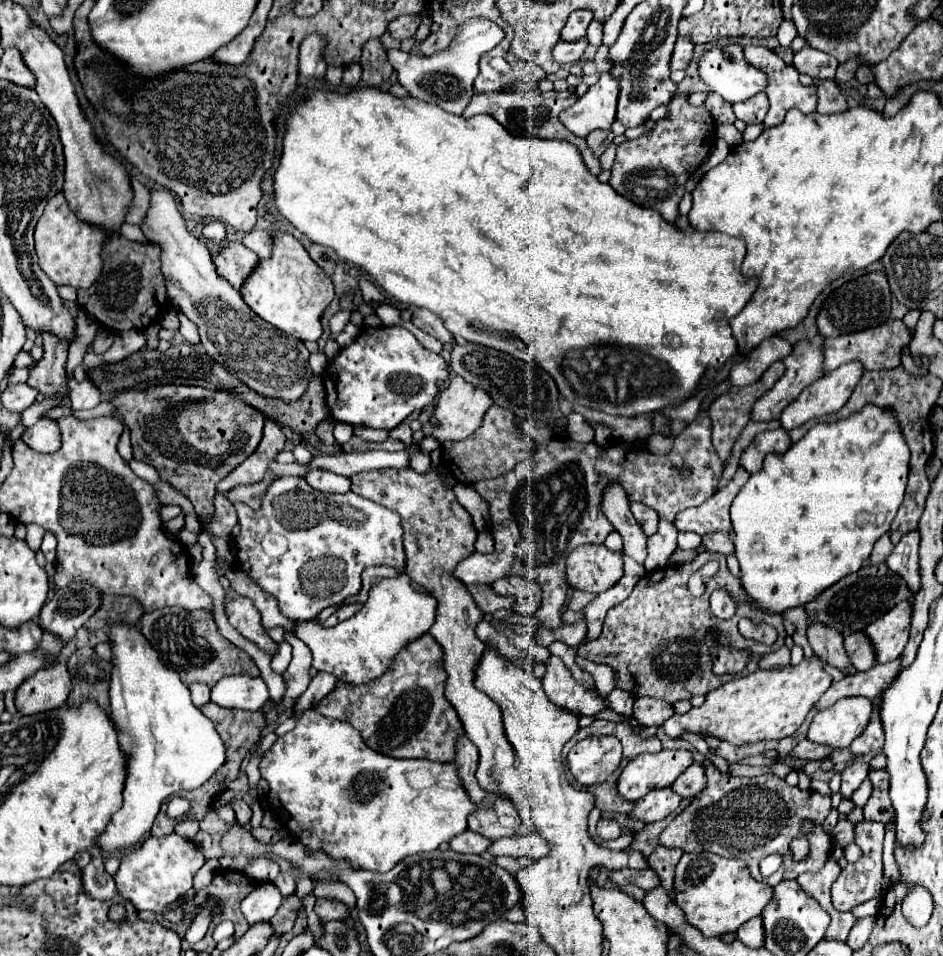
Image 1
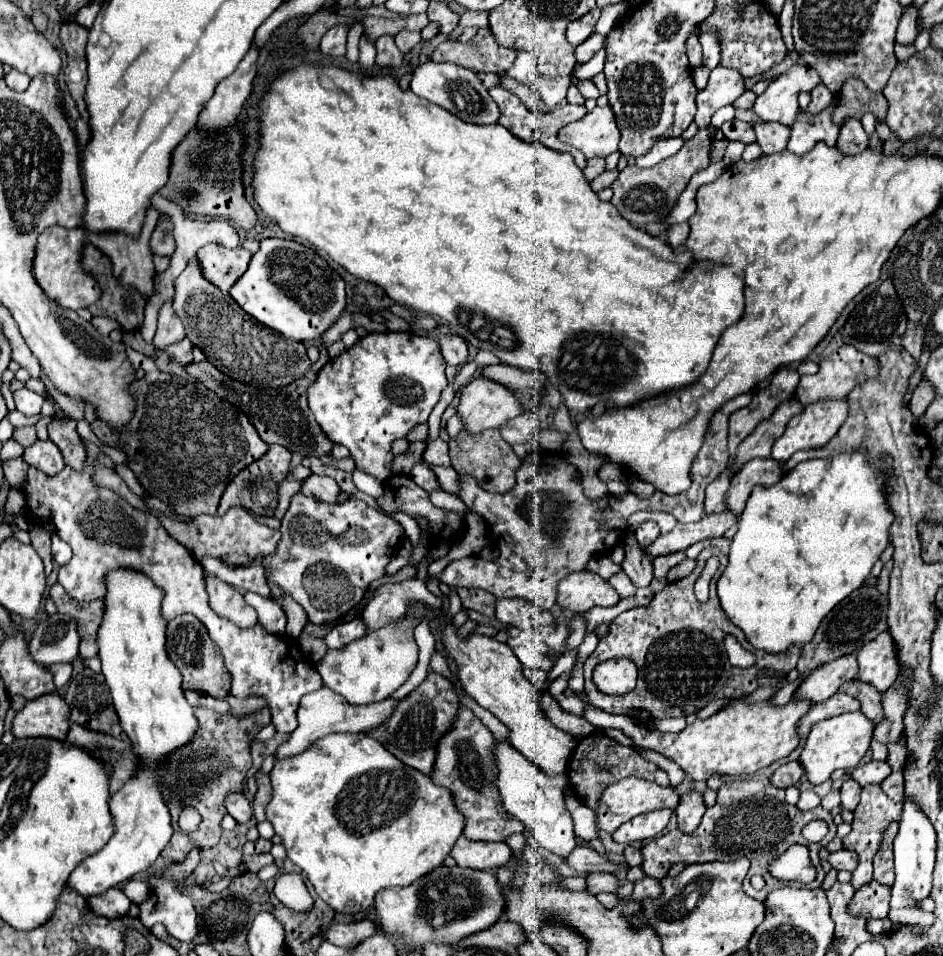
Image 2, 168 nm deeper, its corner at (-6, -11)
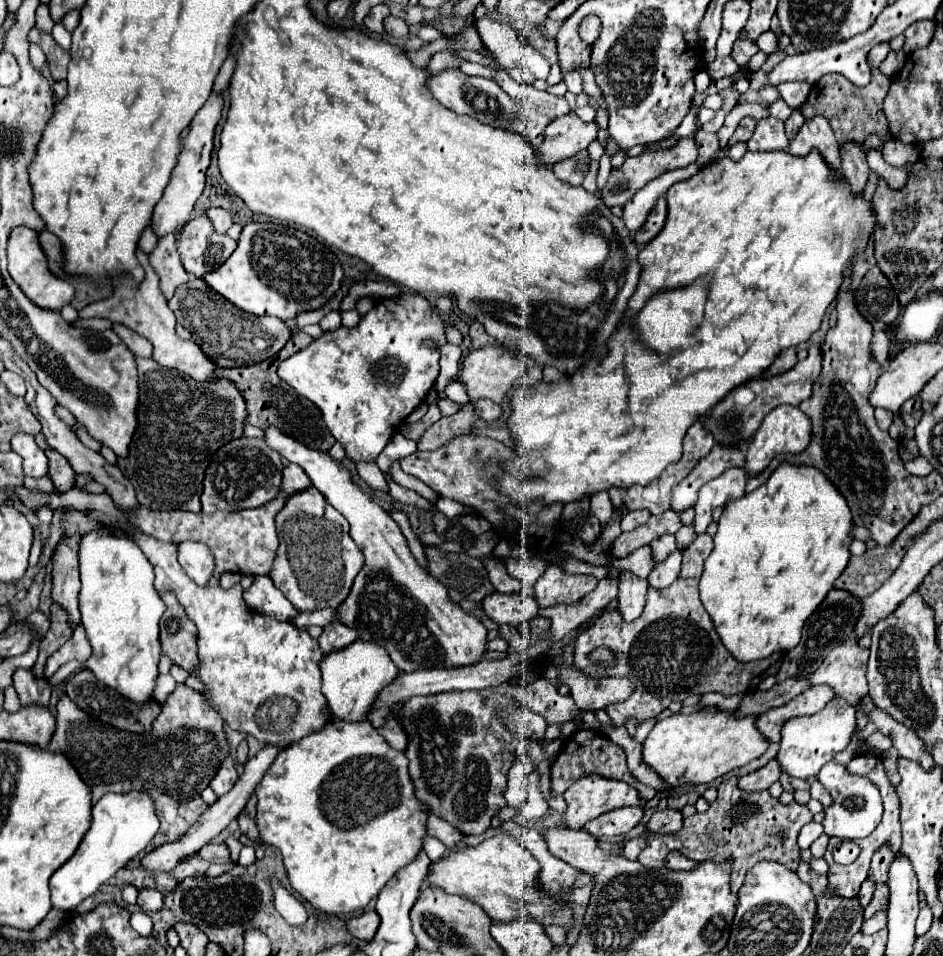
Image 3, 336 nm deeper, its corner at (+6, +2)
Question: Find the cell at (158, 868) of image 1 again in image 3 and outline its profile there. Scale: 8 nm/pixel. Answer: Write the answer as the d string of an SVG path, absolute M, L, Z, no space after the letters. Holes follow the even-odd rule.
M141 912L133 913L130 918L130 925L139 935L146 937L151 934L153 923L150 921L150 916L144 914Z

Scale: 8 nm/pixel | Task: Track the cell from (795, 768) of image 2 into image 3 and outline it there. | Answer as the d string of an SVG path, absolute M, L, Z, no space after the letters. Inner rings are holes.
M773 759L769 761L765 767L745 775L739 779L739 787L745 789L745 791L761 791L761 789L769 789L771 783L779 781L779 775L781 775L781 767L779 763Z

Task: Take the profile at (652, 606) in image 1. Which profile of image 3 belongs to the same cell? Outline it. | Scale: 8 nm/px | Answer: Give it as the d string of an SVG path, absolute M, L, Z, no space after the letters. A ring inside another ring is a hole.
M701 533L685 551L683 551L683 569L679 573L679 577L665 589L657 589L651 587L647 589L647 605L641 613L641 617L637 617L631 623L625 623L621 619L621 613L617 609L607 609L595 623L593 627L589 627L587 631L583 631L577 641L575 641L575 667L595 679L607 677L627 677L633 681L635 691L629 695L629 699L621 701L621 703L611 703L607 705L607 715L613 719L615 725L623 725L623 721L627 717L637 717L637 721L645 721L649 717L659 715L663 709L667 709L673 701L683 701L689 695L705 695L709 691L719 691L725 695L733 695L733 693L747 693L757 689L757 685L769 677L775 675L781 667L781 653L773 653L769 659L757 659L757 661L749 661L749 663L737 663L737 659L733 659L733 655L729 655L729 651L725 649L725 645L721 643L713 621L709 617L709 613L705 611L701 599L699 599L699 579L703 573L703 563L709 557L713 549L713 537L709 533ZM595 647L609 647L615 655L617 655L617 665L611 668L601 667L597 663L591 663L587 659L589 651L593 651Z

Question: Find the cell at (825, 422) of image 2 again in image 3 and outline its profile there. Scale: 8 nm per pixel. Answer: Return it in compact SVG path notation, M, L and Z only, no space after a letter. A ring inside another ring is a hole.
M781 405L773 409L761 423L757 435L753 437L749 449L747 449L747 463L745 469L749 475L761 473L769 461L779 453L799 453L809 445L809 419L805 419L805 413L797 405Z

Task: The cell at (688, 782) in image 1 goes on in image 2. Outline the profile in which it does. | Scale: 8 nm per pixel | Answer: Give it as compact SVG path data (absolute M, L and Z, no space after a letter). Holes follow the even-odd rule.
M687 792L681 798L679 806L675 808L675 814L677 814L677 828L683 834L691 834L699 826L701 818L705 814L703 796L699 792Z

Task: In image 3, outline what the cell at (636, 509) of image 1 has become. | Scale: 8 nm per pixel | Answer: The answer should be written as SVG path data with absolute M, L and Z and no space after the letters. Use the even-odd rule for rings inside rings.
M641 509L641 511L629 511L621 519L621 529L623 531L633 531L633 529L641 527L643 523L647 523L649 517L651 517L651 513L645 511L645 509Z

